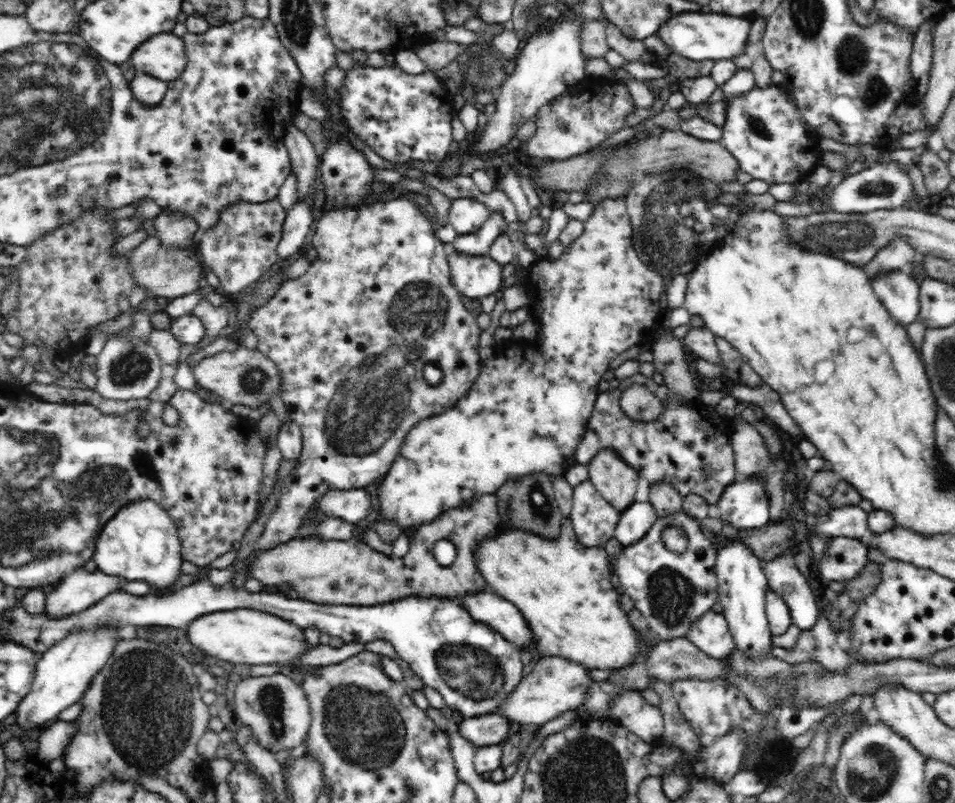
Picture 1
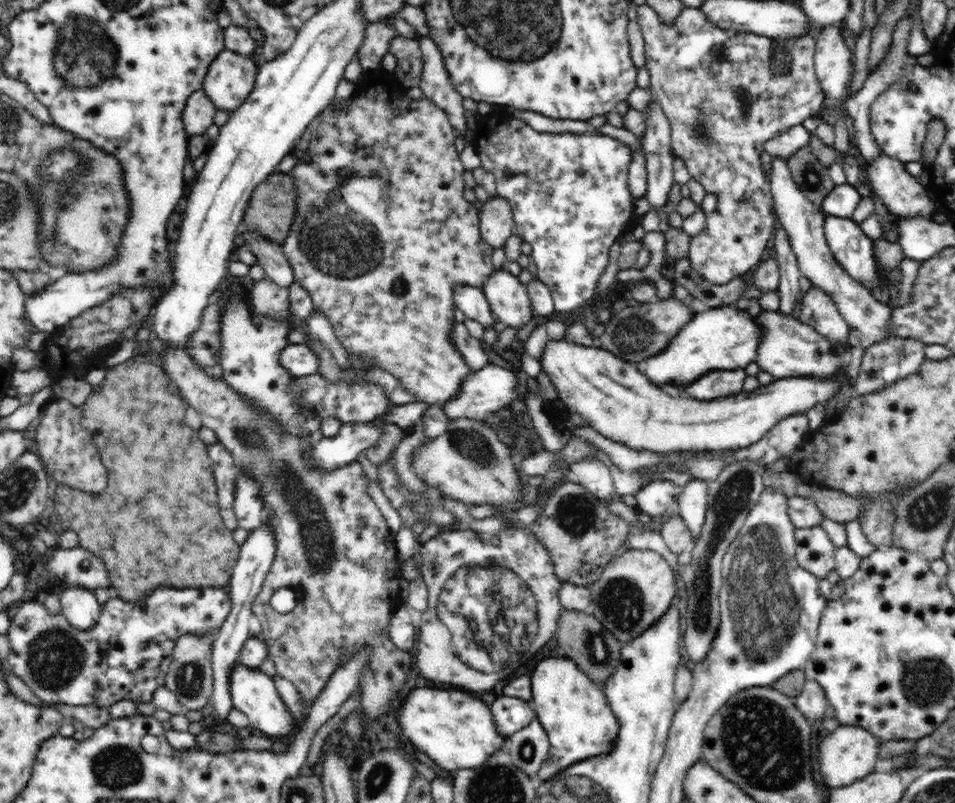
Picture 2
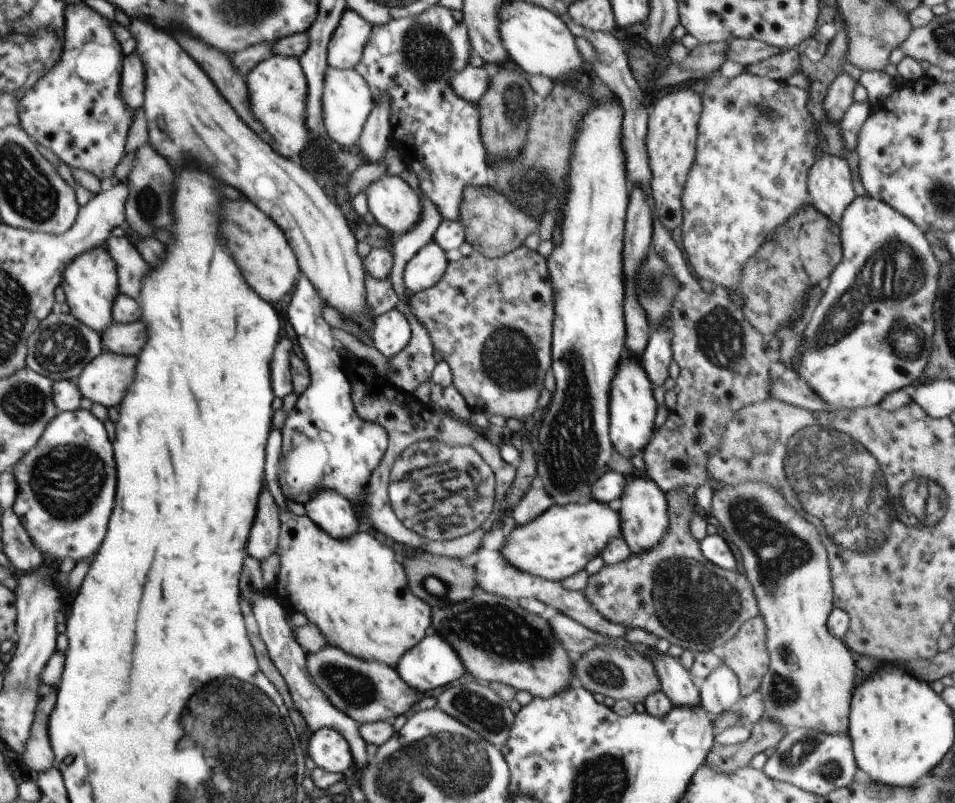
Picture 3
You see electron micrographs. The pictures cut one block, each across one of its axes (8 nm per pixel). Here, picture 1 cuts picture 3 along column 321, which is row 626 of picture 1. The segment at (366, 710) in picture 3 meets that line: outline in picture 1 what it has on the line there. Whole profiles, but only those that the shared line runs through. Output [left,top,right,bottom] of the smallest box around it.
[616,509,719,640]

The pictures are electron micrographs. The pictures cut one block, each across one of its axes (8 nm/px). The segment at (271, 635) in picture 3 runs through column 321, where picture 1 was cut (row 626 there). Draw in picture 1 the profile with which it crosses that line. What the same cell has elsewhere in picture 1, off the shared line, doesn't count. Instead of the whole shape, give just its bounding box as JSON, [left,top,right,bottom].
[685,610,735,659]

